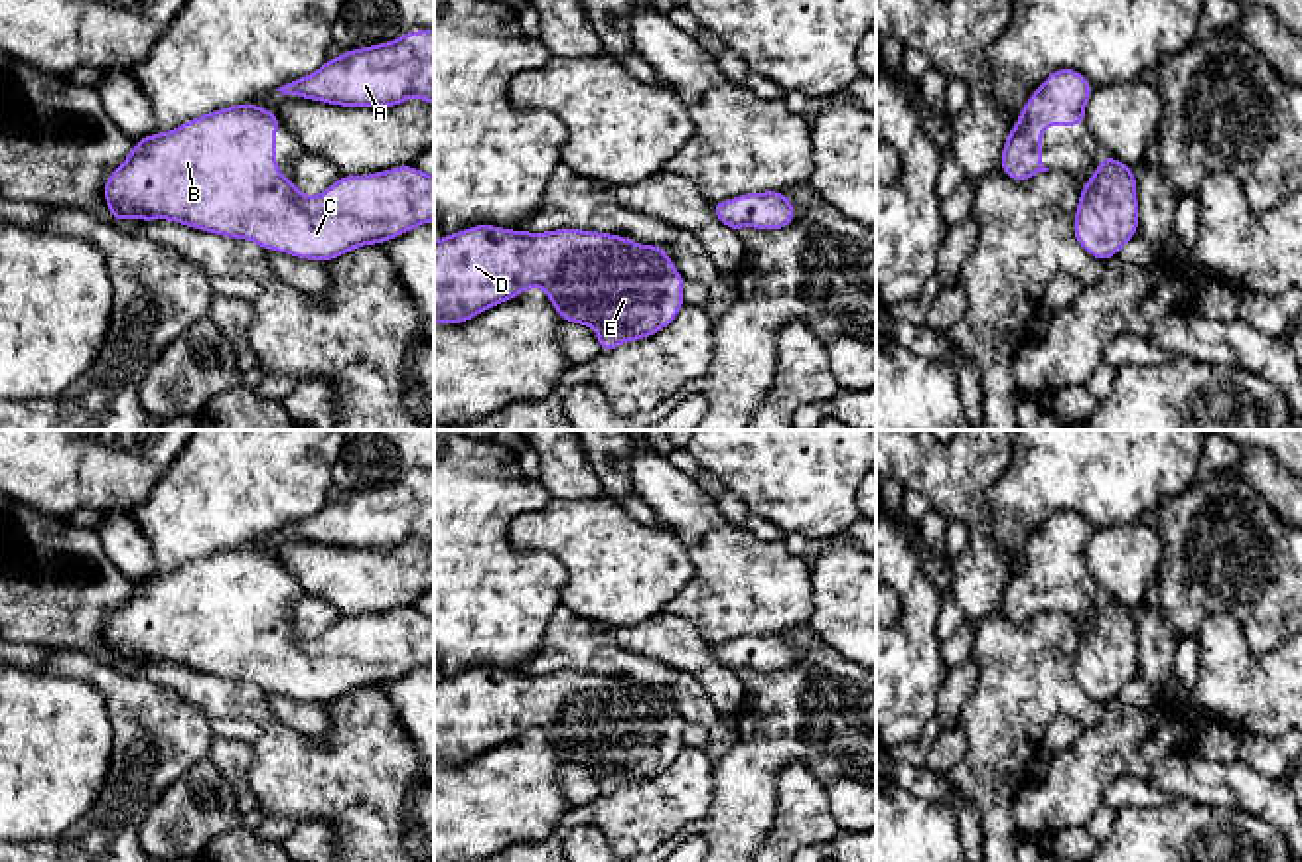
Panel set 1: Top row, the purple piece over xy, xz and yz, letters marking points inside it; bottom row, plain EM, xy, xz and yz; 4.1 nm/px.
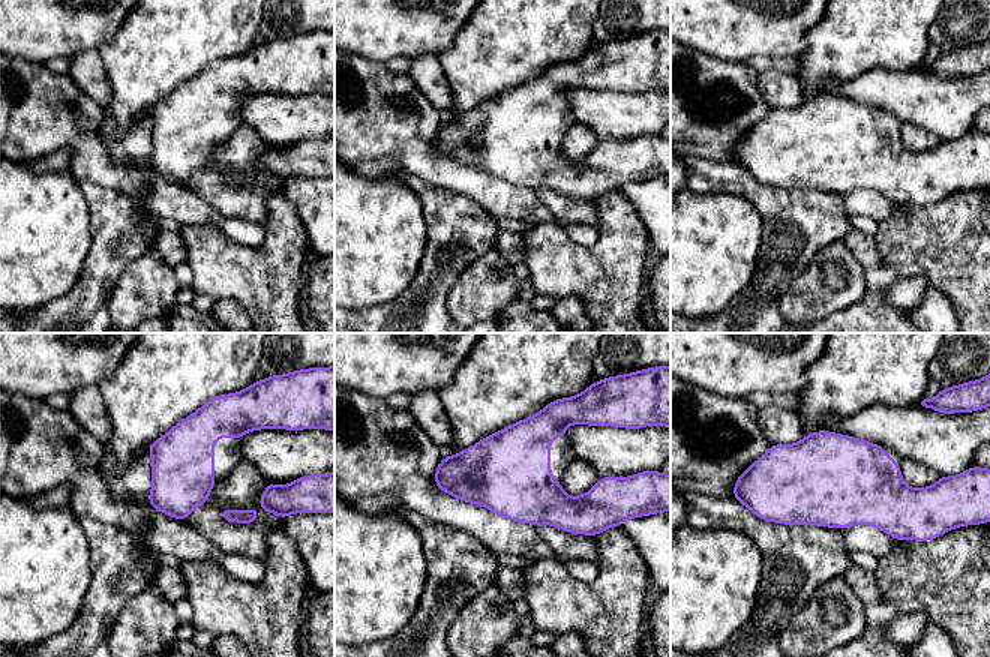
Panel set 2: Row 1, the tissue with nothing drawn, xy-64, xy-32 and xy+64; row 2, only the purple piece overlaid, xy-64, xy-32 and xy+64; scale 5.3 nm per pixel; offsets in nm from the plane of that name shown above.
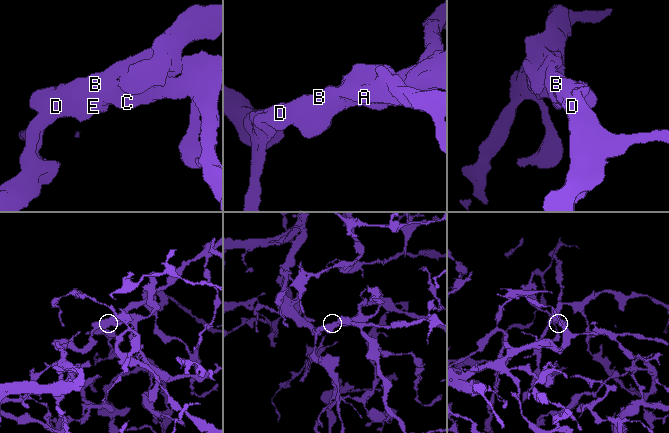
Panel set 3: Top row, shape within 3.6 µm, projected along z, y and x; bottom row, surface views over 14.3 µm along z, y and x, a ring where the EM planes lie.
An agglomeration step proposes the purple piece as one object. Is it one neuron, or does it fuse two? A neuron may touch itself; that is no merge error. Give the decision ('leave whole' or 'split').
leave whole

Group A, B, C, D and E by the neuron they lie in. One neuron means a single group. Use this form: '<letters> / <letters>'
A B C D E

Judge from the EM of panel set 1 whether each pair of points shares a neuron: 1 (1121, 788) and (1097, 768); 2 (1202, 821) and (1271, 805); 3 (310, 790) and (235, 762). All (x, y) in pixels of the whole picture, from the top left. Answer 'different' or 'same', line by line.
1: different
2: different
3: different

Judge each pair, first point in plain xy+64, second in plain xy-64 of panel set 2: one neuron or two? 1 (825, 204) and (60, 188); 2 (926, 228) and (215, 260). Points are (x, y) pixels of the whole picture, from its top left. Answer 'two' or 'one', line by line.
1: two
2: one

